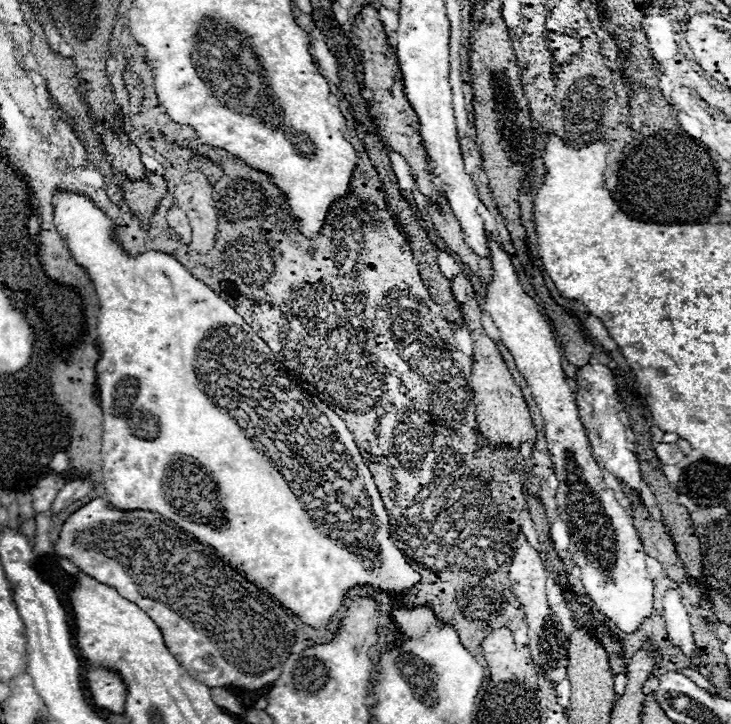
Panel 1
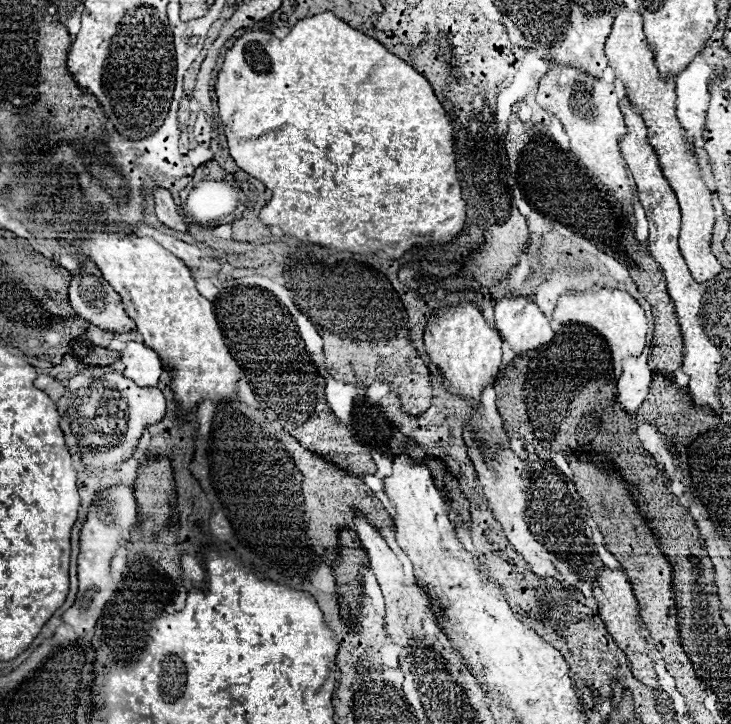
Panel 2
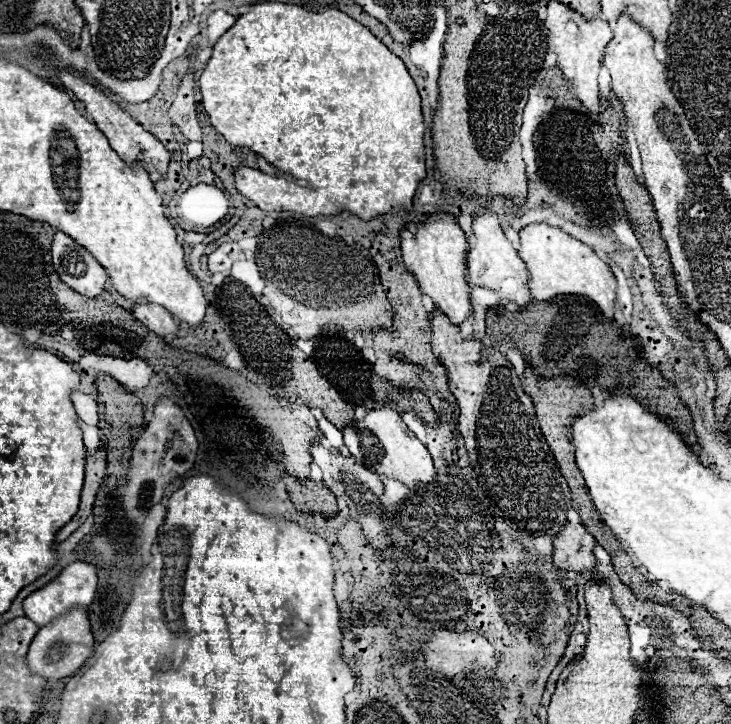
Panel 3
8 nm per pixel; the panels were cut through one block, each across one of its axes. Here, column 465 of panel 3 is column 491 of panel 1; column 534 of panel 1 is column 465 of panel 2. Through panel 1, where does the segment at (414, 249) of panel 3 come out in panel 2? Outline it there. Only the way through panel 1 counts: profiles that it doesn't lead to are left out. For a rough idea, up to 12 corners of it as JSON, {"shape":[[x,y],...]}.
{"shape":[[470,302],[424,330],[448,392],[476,408],[496,382],[502,340]]}

